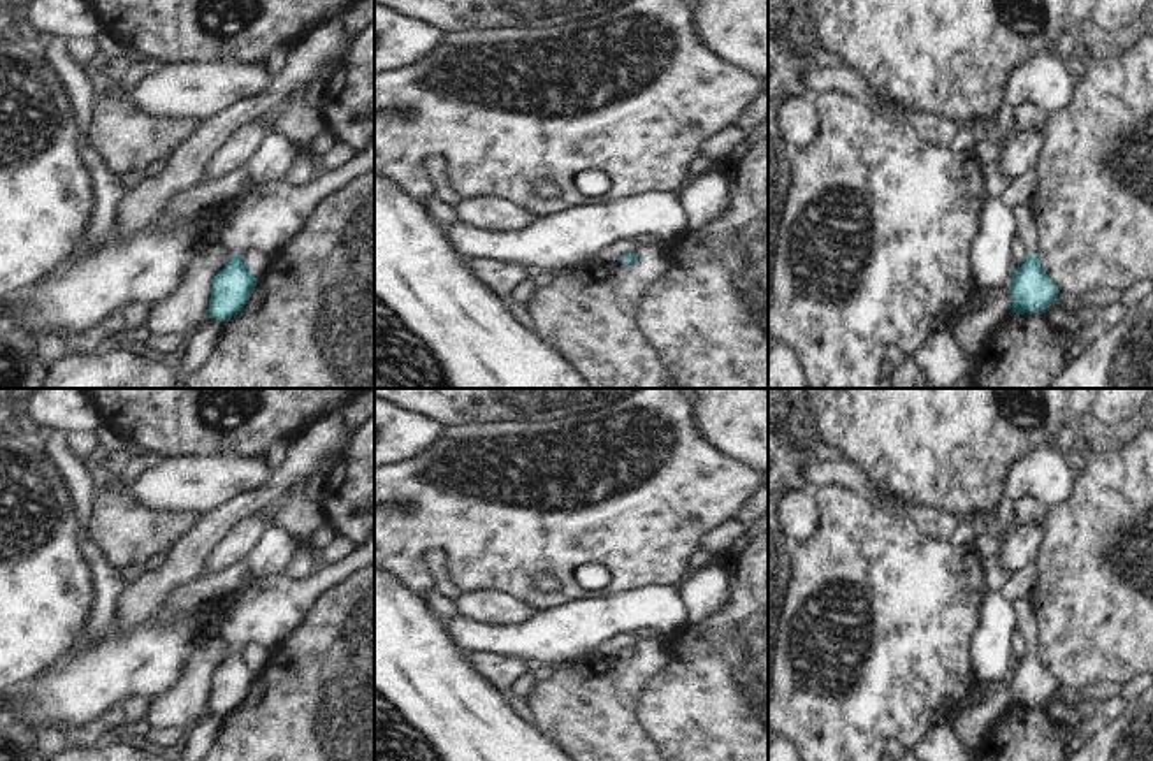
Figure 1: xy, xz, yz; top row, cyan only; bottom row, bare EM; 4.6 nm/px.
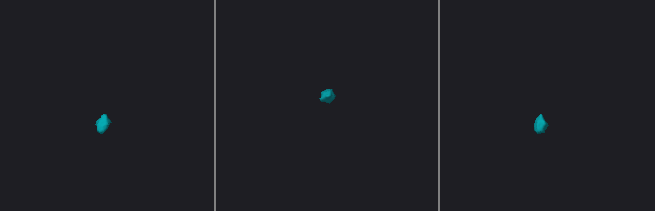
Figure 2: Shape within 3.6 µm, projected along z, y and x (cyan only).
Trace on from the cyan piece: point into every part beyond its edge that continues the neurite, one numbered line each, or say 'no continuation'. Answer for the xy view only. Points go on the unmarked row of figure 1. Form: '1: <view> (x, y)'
1: xy (269, 610)

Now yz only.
1: yz (1025, 608)

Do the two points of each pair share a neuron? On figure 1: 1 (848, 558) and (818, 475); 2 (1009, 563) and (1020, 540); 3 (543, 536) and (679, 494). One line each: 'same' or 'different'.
1: different
2: same
3: same

